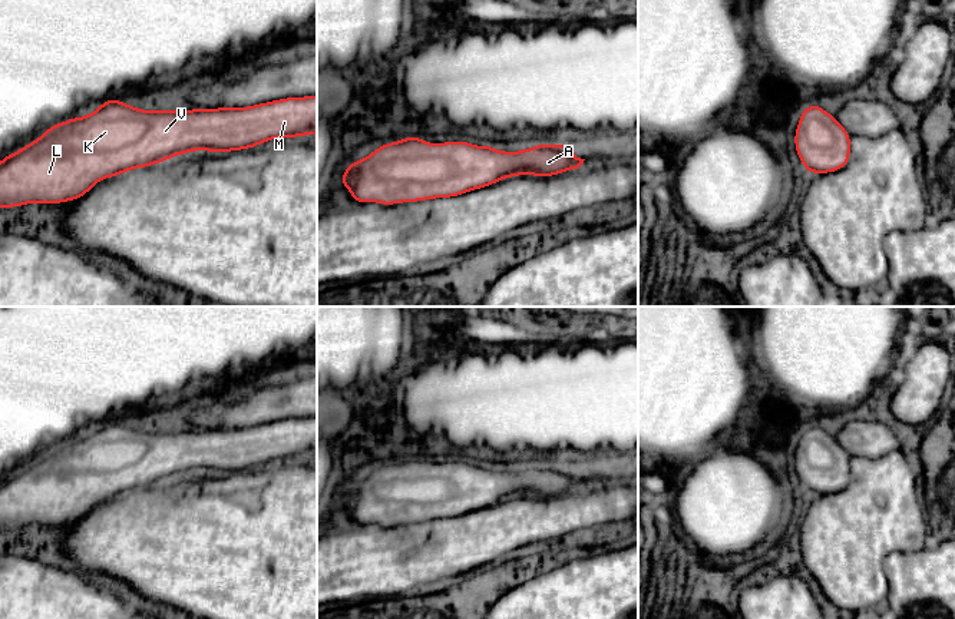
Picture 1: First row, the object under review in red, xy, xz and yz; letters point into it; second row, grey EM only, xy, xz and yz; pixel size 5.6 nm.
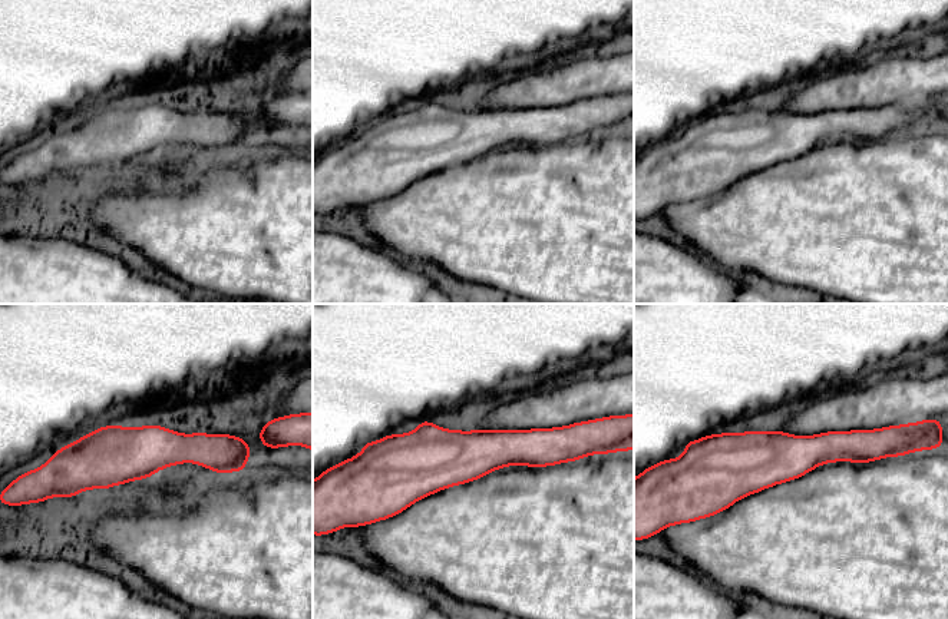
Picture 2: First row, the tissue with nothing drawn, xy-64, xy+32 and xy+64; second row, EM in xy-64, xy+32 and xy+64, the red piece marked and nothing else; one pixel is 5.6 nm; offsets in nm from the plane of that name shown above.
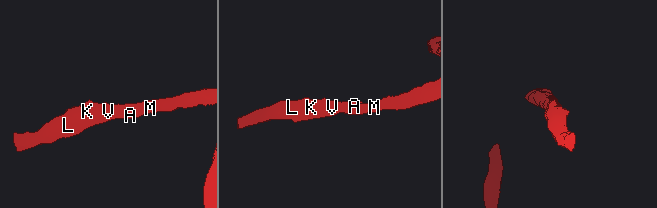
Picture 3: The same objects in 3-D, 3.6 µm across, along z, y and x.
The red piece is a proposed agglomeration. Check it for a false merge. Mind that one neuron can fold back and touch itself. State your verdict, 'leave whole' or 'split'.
leave whole

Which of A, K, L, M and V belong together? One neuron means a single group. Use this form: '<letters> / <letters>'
A K L M V

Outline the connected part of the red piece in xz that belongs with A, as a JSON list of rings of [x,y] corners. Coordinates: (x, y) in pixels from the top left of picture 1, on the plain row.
[[[413,456],[399,463],[389,463],[374,470],[364,480],[351,483],[344,491],[340,506],[350,510],[350,517],[356,523],[394,526],[460,517],[510,497],[553,497],[578,490],[584,481],[572,474],[572,467],[565,464],[539,464],[531,470],[505,473],[495,471],[492,466],[476,467],[466,461],[427,464]]]

